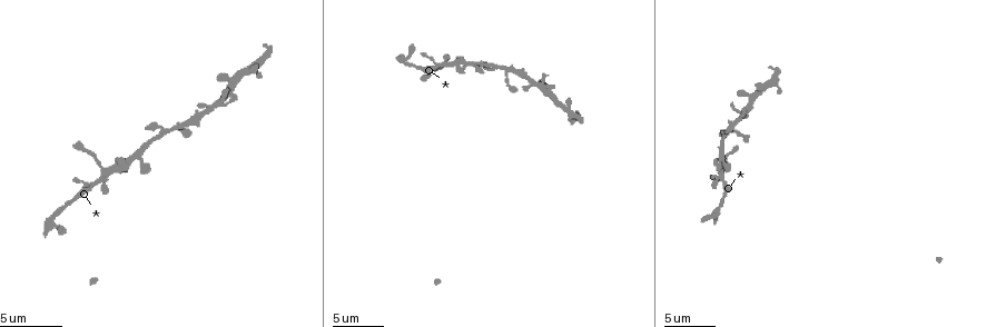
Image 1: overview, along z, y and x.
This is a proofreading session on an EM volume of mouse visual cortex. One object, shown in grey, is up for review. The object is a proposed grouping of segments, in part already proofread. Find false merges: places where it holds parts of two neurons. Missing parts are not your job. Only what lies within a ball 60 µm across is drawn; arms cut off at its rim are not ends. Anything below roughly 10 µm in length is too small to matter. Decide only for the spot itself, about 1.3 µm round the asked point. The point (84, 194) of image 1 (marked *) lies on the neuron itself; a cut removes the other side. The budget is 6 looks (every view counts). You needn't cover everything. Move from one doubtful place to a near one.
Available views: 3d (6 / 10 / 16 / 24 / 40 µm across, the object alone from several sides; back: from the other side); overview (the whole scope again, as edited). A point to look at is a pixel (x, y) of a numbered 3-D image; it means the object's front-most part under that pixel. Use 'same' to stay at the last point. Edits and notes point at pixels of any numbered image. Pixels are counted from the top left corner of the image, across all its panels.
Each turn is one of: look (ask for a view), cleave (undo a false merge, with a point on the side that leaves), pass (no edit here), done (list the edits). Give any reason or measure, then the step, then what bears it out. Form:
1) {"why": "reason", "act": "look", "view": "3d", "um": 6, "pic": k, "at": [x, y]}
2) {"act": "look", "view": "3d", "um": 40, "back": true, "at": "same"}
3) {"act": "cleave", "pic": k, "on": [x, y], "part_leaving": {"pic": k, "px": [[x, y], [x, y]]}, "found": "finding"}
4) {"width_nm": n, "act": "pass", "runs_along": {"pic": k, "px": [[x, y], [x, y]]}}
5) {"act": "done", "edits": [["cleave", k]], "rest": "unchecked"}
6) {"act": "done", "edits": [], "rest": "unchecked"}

{"why": "two arms at a narrow angle", "act": "look", "view": "3d", "um": 16, "pic": 1, "at": [99, 178]}

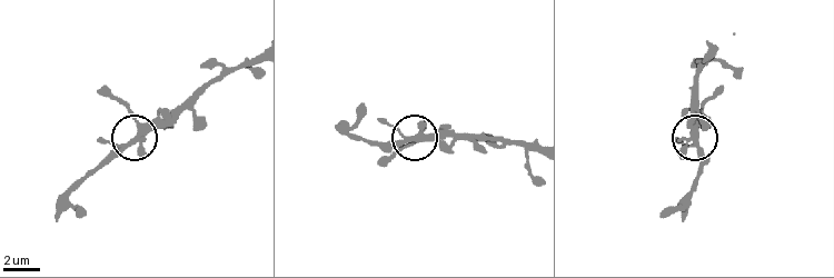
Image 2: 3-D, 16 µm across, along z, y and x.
{"act": "pass", "found": "one neuron here"}

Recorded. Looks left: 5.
{"why": "sudden change in width", "act": "look", "view": "3d", "um": 10, "pic": 1, "at": [176, 127]}

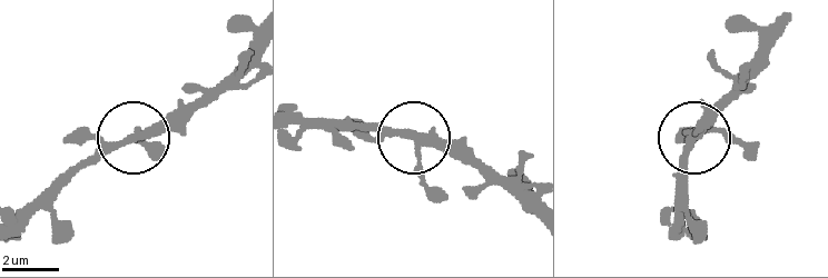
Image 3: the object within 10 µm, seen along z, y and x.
{"arms": 3, "act": "pass", "runs_along": {"pic": 3, "px": [[295, 121], [374, 121], [472, 148]]}, "found": "all the same neuron"}

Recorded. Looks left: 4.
{"why": "three-way junction", "act": "look", "view": "3d", "um": 10, "pic": 1, "at": [540, 84]}

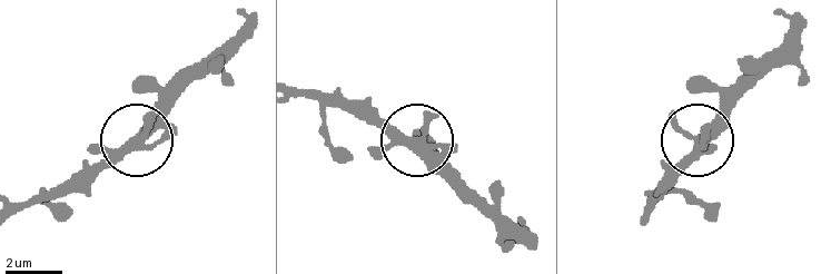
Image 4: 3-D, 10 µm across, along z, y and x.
{"act": "look", "view": "3d", "um": 10, "back": true, "pic": 4, "at": [417, 145]}

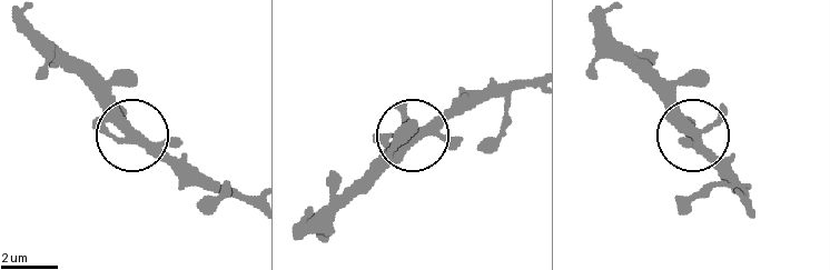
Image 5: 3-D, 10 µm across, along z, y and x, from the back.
{"act": "pass", "found": "continuous, no second neuron"}

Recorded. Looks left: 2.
{"act": "done", "edits": [], "rest": "unchecked"}

